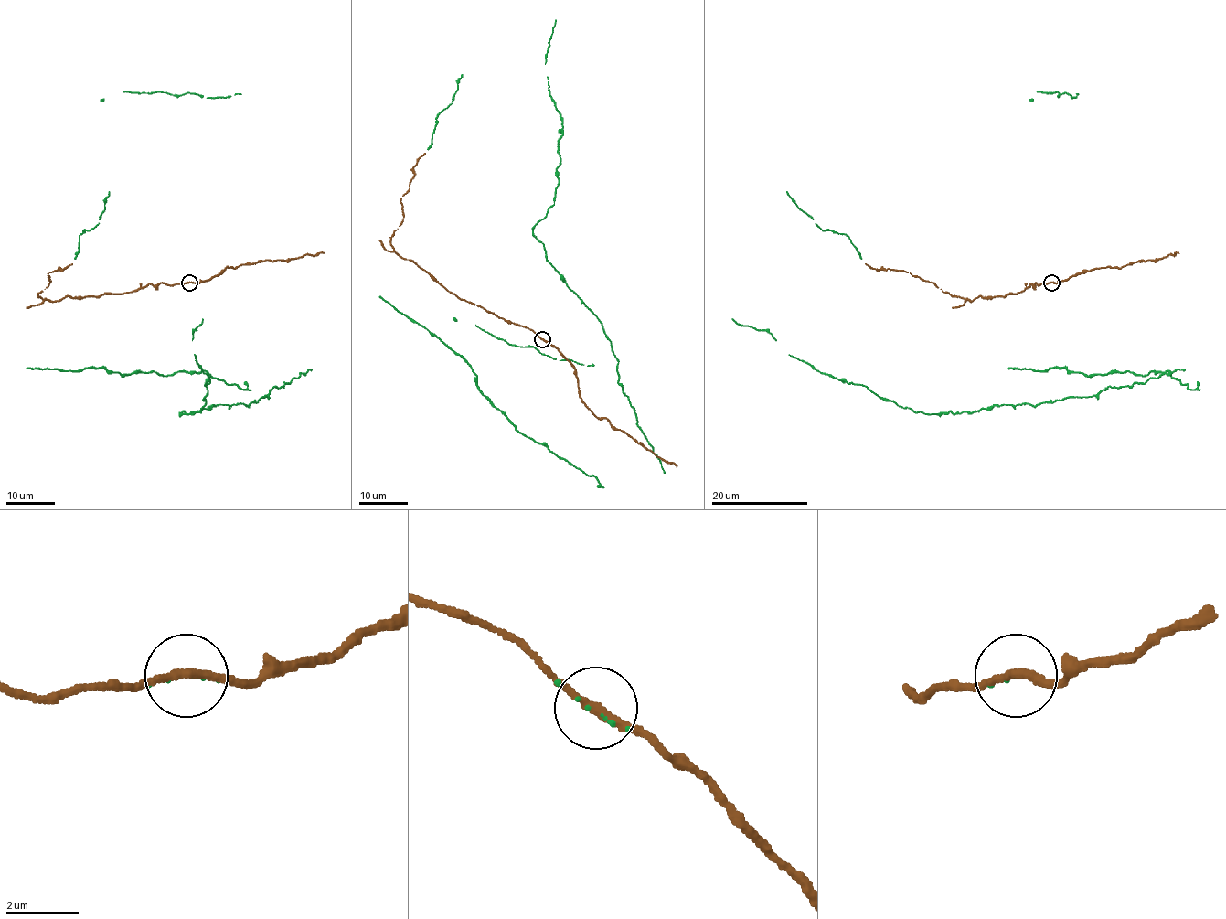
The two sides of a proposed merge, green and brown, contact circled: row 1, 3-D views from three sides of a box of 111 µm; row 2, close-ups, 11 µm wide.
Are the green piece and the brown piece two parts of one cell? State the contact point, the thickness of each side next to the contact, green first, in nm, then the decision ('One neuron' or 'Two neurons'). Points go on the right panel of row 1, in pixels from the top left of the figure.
Place: (1051, 283). Thickness 60 nm (green) against 220 nm. One neuron

